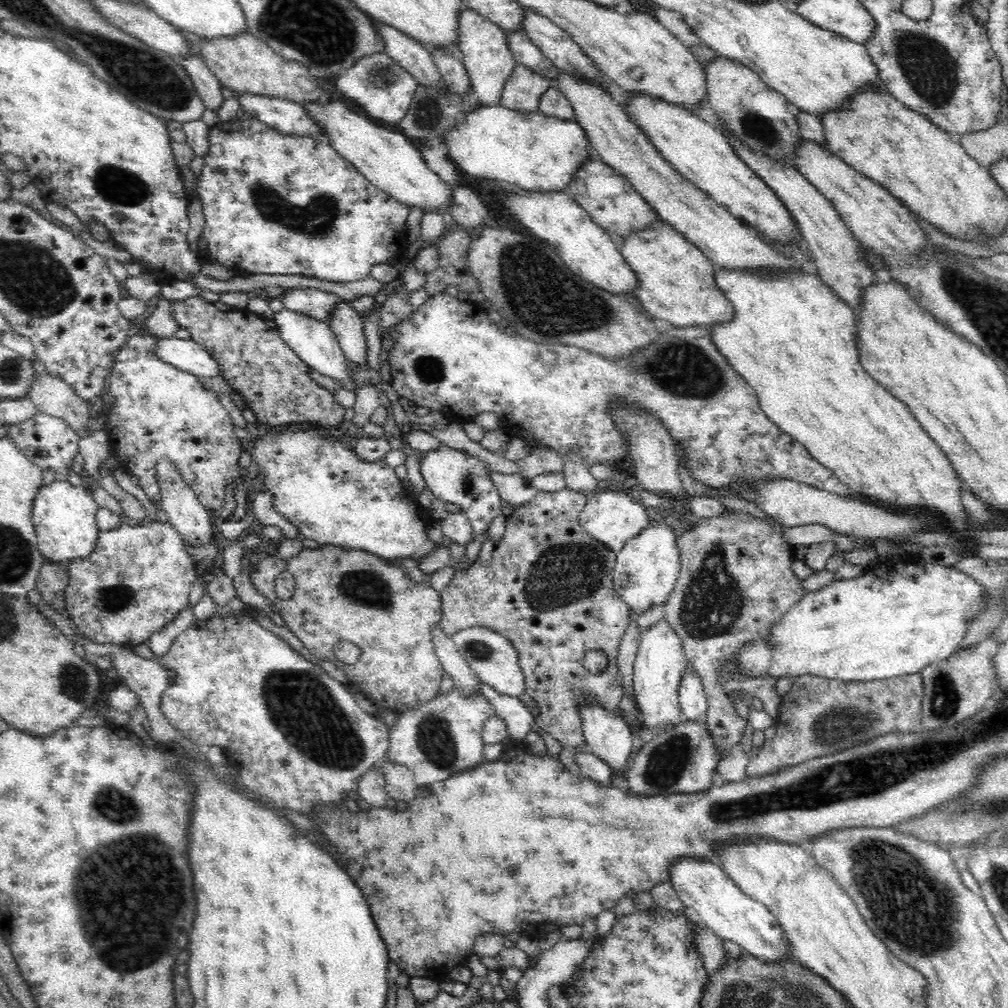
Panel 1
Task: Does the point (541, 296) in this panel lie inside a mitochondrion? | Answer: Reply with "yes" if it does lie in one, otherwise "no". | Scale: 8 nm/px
yes

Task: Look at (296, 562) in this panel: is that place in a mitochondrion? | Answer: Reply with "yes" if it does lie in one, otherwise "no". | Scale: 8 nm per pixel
no

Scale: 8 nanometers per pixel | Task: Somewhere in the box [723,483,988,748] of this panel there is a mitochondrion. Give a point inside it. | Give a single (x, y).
(945, 695)

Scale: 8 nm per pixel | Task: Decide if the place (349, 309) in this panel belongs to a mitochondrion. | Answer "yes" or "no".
no

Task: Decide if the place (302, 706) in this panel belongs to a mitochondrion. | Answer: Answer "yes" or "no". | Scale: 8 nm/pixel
yes

